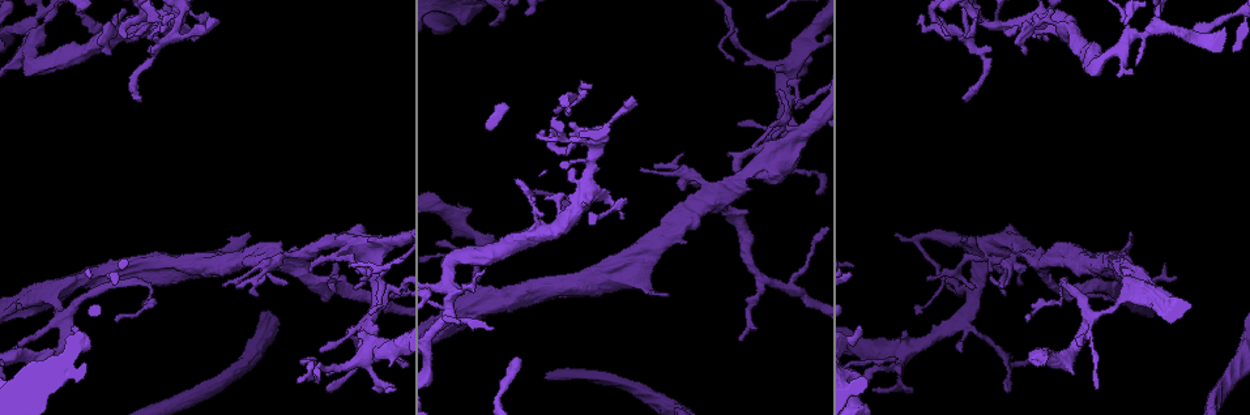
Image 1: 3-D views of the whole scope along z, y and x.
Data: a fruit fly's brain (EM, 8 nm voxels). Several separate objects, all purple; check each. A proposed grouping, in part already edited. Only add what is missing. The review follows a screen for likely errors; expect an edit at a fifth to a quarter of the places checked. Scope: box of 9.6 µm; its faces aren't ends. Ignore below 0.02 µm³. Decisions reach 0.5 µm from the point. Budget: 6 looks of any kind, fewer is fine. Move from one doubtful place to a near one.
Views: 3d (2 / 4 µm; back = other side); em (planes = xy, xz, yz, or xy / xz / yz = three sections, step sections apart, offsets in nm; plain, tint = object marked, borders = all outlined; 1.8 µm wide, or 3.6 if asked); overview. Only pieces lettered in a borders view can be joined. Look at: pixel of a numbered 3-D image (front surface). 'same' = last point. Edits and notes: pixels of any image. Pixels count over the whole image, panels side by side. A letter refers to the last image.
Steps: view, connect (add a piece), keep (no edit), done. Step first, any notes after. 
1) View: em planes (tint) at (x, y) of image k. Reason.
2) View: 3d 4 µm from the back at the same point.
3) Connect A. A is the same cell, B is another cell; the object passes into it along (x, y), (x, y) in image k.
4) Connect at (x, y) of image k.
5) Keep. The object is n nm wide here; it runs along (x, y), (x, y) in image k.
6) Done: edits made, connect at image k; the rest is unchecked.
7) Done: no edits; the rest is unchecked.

View: em planes (borders) at (490, 24) of image 1. Branch stops here.

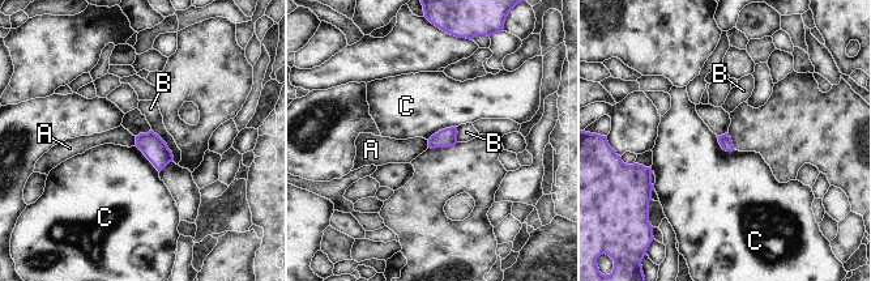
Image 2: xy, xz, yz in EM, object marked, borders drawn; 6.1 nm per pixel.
Keep. A, B and C are other cells; a border runs along (456, 126), (442, 128), (427, 139) in image 2; none of them fits.

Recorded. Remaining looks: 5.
View: em planes (borders) at (319, 350) of image 1. Thin end.

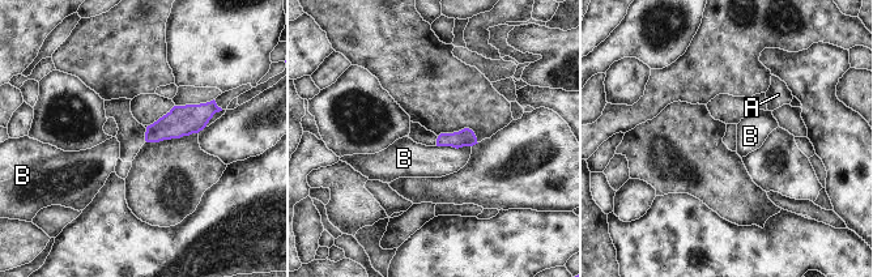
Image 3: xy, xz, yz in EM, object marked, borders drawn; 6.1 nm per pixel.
Keep. A and B are other cells; no lettered piece goes on from it.

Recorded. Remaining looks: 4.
View: 3d 2 µm at (450, 315) of image 1.

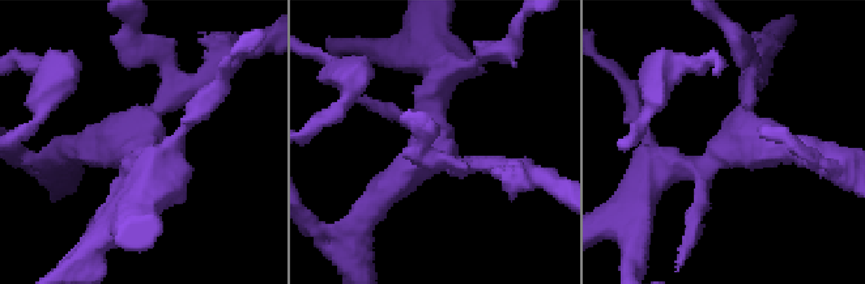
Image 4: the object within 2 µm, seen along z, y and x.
View: em planes (borders) at (432, 144) of image 4.

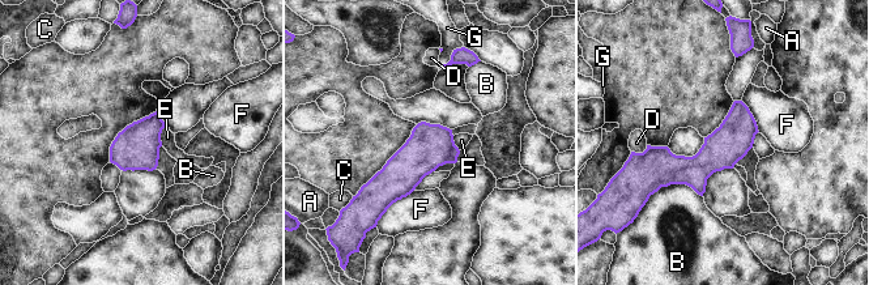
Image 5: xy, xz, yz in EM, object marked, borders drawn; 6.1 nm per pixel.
Keep. A, B, C, D, E, F and G are other cells; it runs along (754, 128), (702, 165), (646, 157) in image 5; no lettered piece goes on from it.

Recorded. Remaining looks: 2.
Done: no edits; the rest is unchecked.

